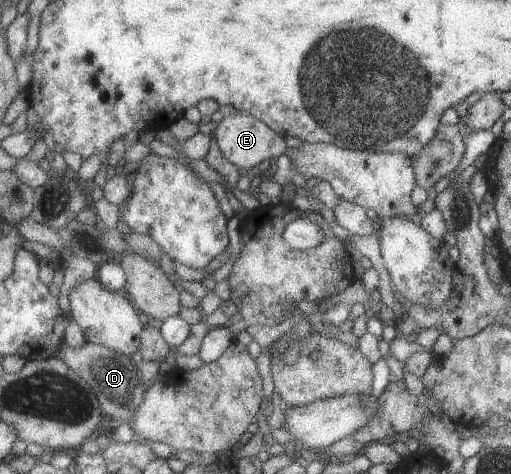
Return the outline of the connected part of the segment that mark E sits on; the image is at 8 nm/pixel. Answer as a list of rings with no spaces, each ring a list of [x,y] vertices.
[[[237,113],[224,117],[213,133],[222,155],[237,168],[253,169],[255,165],[265,167],[265,163],[273,157],[285,155],[287,143],[285,136],[279,135],[268,123],[255,119],[253,114]]]

